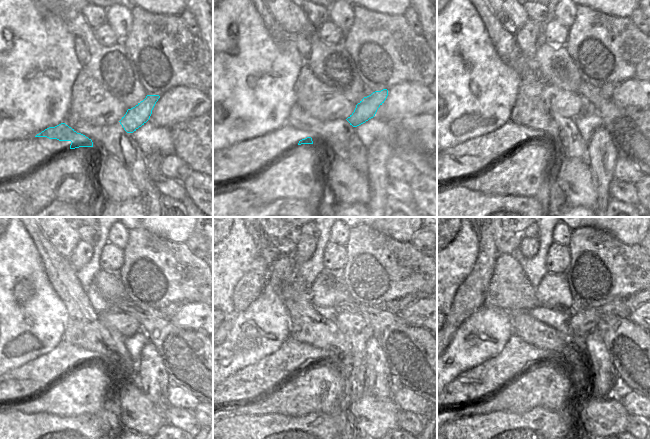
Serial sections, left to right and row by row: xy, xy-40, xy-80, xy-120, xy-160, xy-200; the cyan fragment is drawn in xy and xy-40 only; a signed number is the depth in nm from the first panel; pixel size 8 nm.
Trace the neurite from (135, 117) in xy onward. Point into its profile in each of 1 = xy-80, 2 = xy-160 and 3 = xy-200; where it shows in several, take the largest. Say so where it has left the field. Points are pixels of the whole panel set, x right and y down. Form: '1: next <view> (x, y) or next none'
1: next xy-80 (607, 90)
2: next xy-160 (396, 306)
3: next xy-200 (634, 301)

